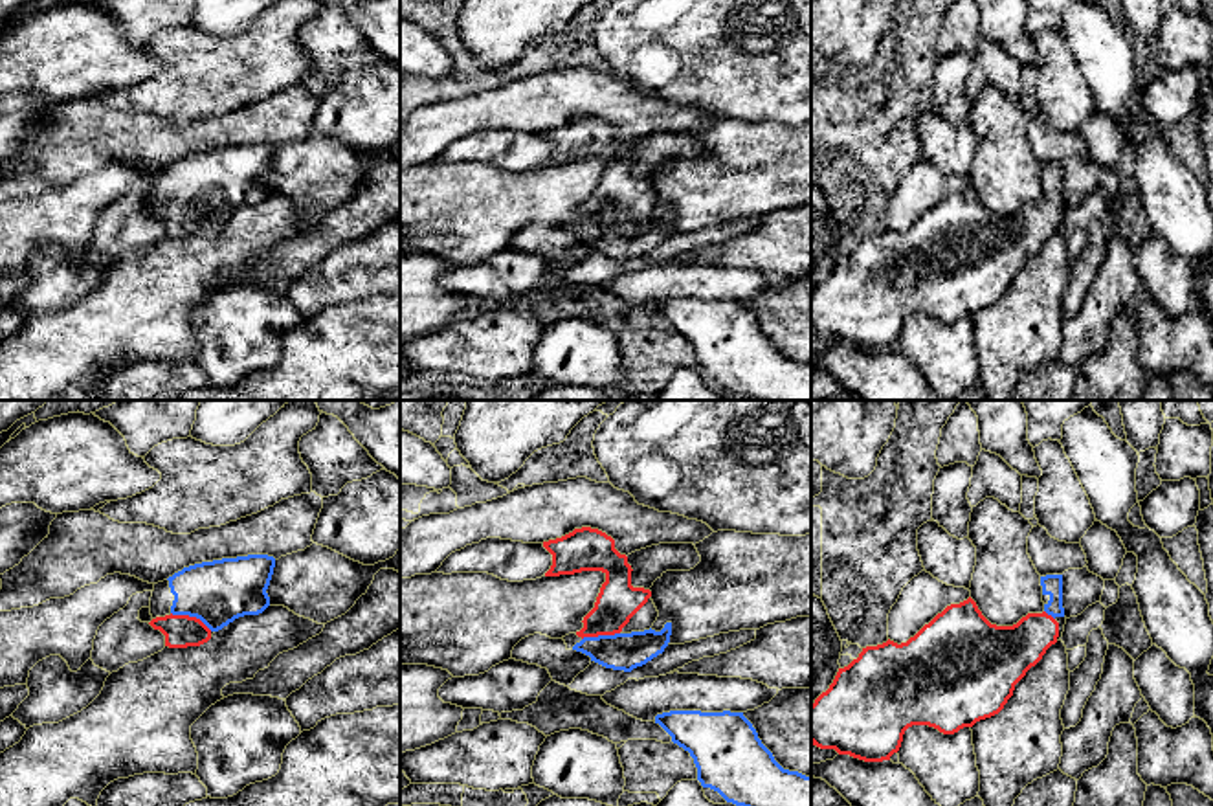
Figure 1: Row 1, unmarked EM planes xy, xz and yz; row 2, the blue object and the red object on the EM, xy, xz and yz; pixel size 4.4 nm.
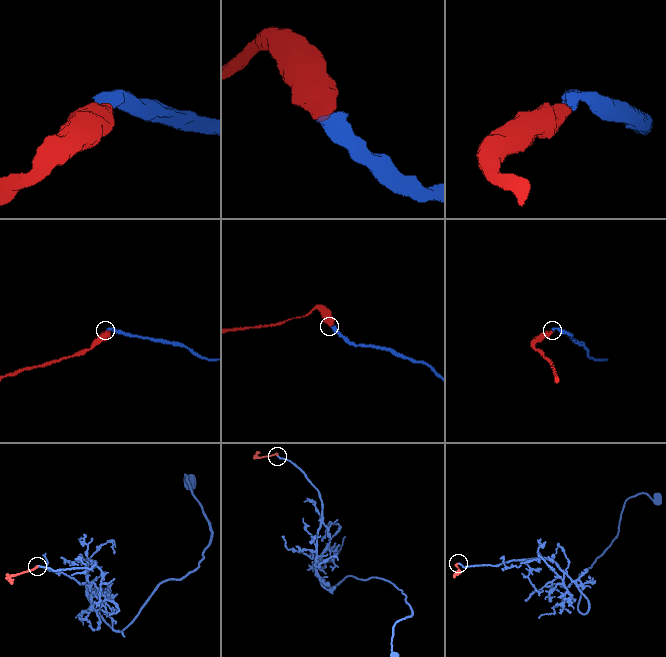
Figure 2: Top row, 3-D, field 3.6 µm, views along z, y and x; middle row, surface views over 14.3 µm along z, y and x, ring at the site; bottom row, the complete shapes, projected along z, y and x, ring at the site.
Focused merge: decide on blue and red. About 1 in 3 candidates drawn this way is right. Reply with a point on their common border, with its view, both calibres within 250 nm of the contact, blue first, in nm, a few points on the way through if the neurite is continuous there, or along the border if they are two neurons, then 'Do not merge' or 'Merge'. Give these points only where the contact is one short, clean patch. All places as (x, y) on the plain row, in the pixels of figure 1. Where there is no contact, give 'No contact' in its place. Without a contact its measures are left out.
Touches blue at xy (191, 204). Thickness 280 nm (blue) against 140 nm. Path across: xy (219, 180), (191, 204), (180, 219). Merge

